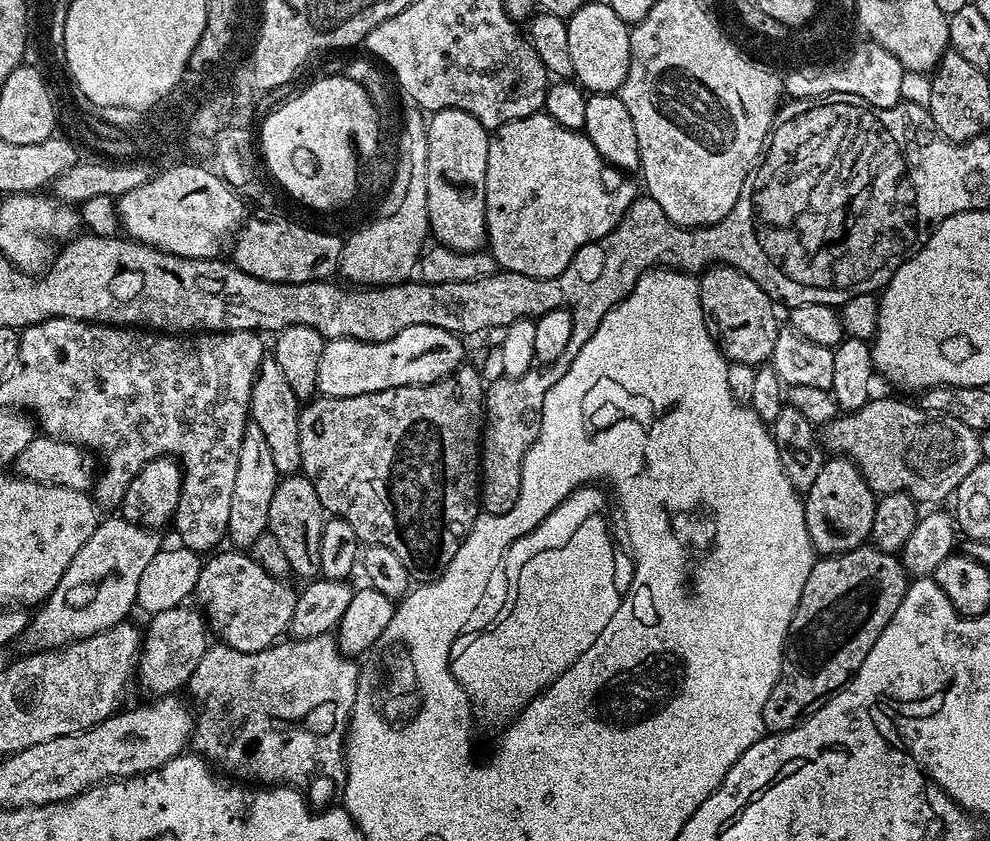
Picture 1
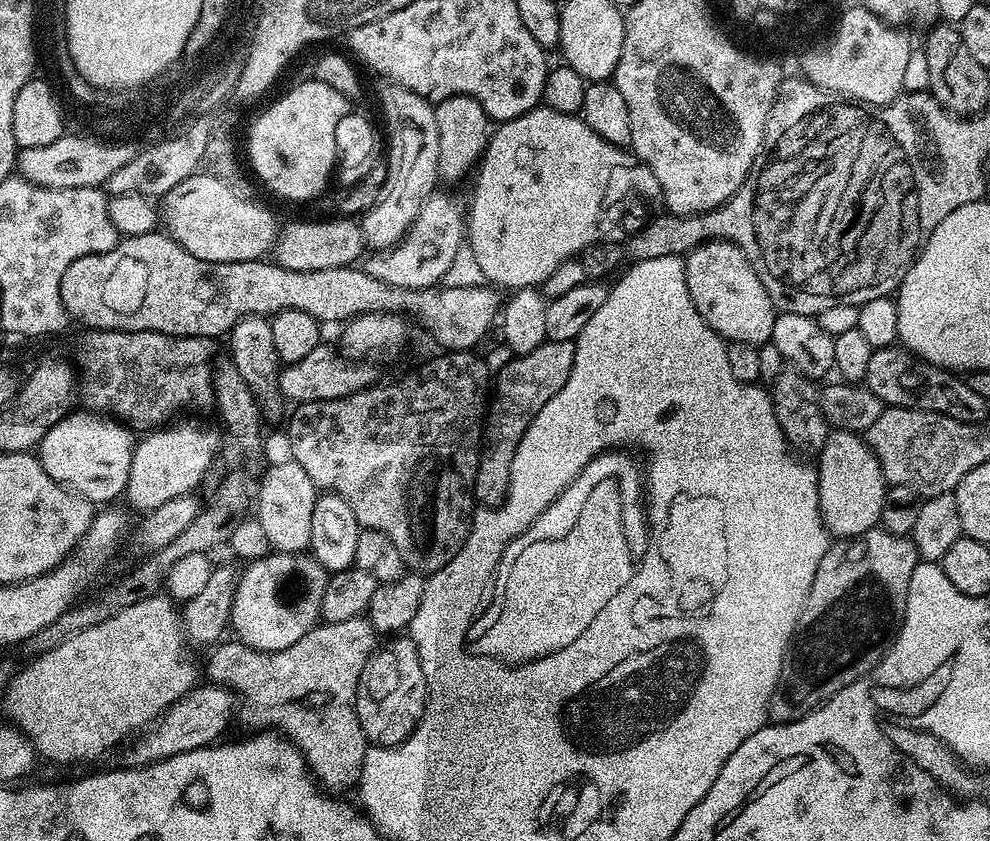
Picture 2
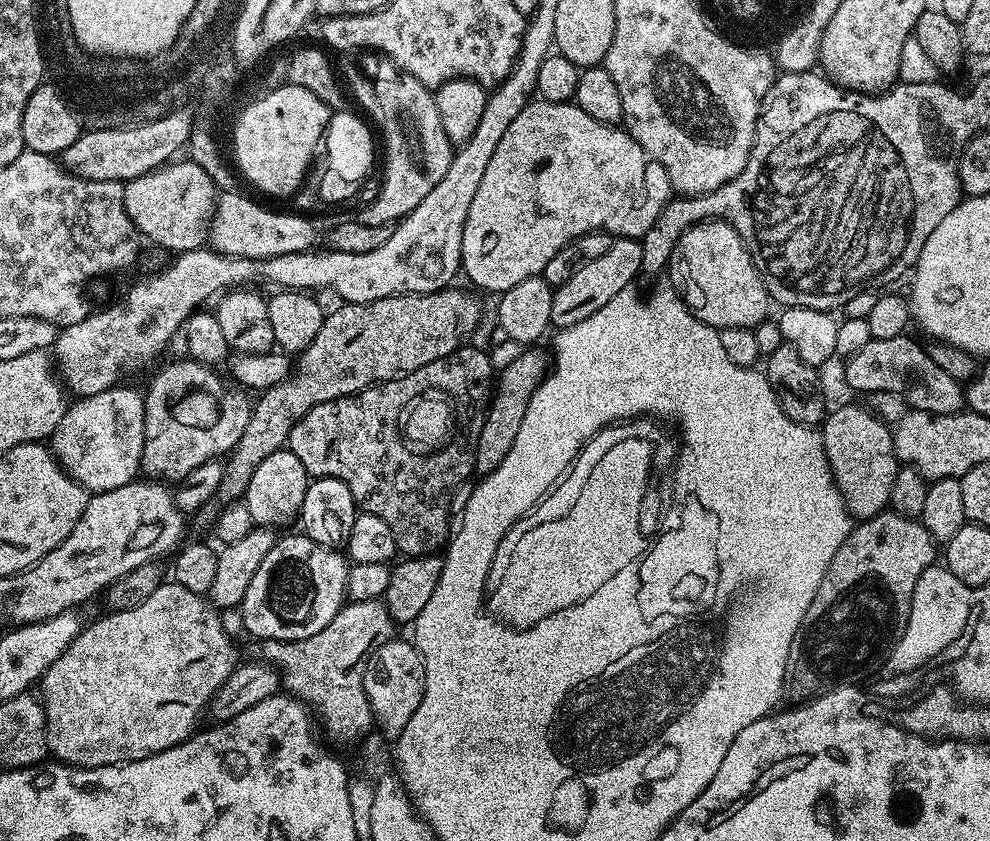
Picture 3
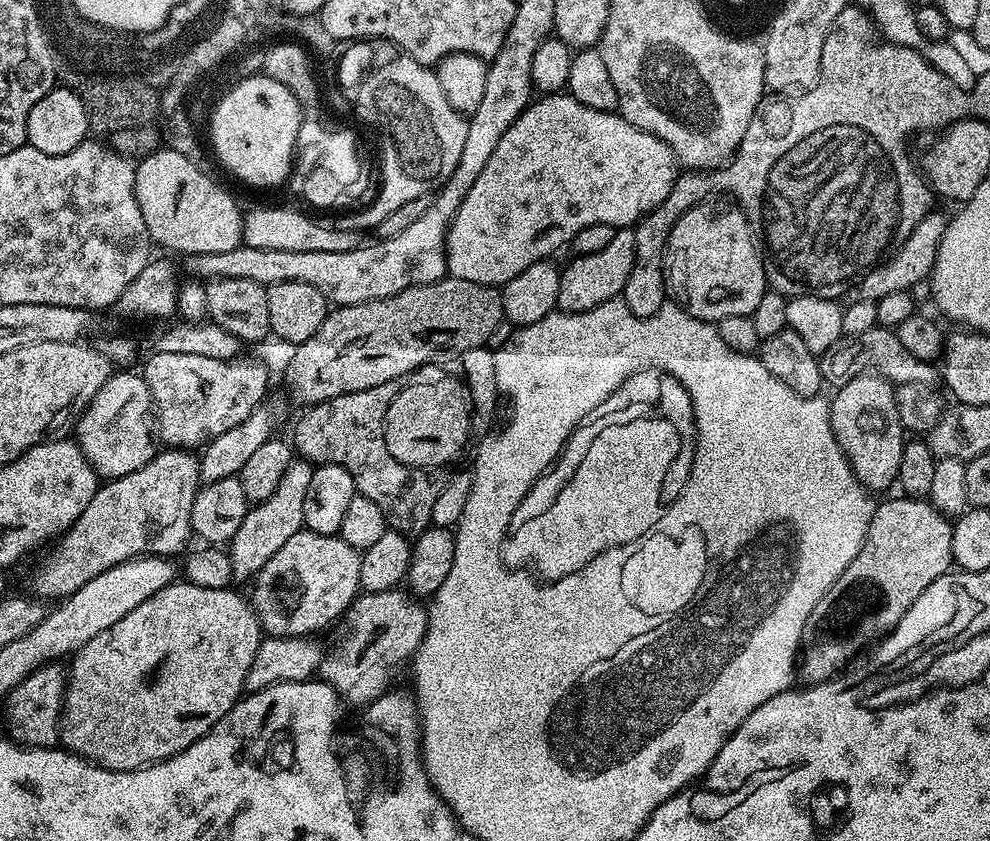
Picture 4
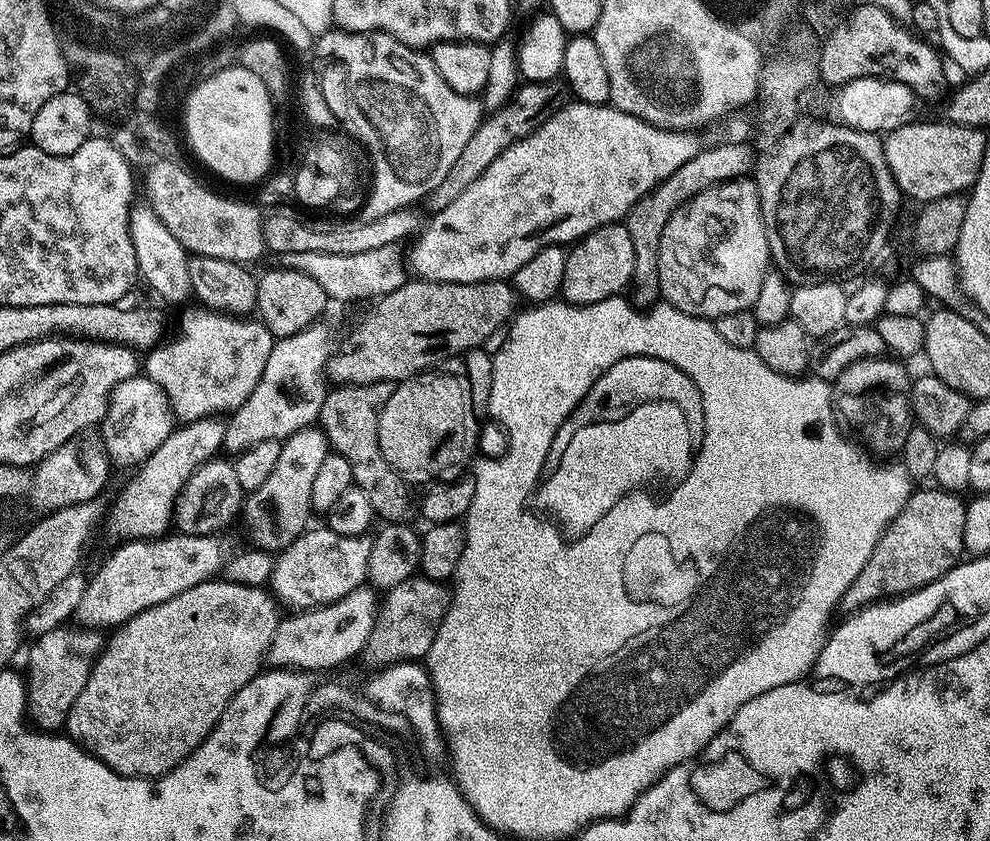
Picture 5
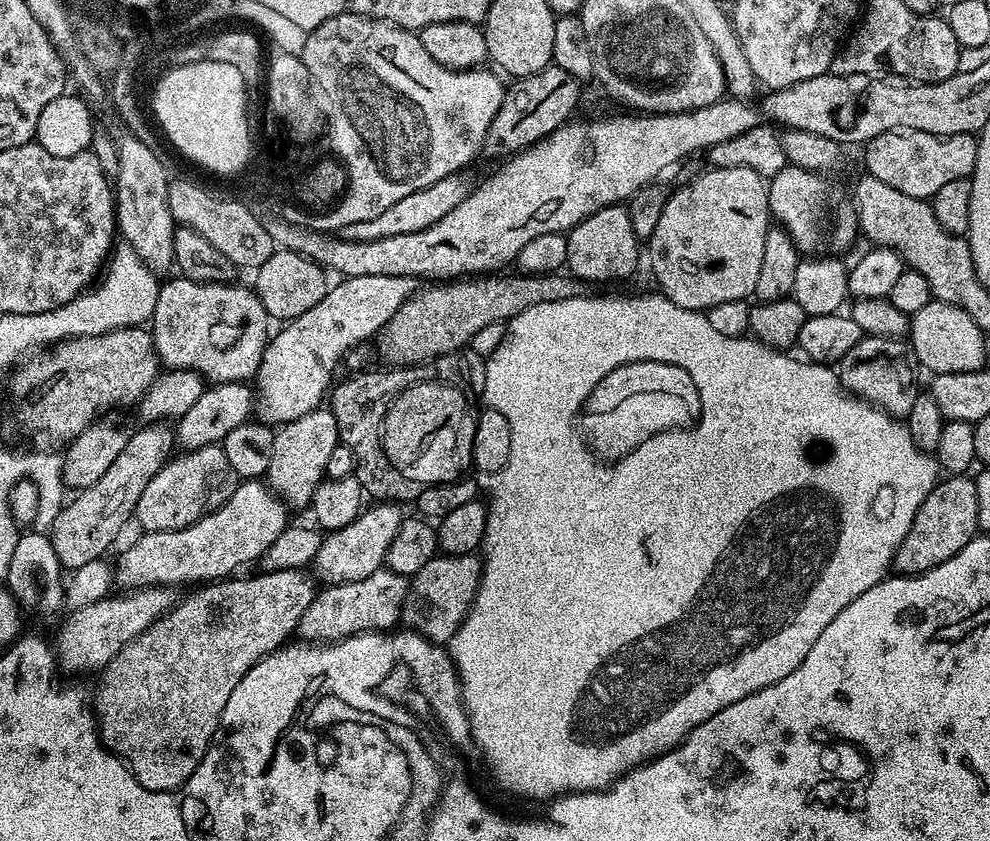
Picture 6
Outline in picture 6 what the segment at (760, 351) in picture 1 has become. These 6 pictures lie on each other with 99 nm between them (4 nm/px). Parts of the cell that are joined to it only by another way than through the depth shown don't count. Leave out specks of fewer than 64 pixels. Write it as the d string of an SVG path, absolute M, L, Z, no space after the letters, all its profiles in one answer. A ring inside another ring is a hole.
M746 166L709 167L707 171L667 197L658 226L646 240L646 260L652 263L652 276L660 283L659 291L670 302L695 312L704 312L722 302L748 300L755 293L770 227L769 181L765 177L746 170Z

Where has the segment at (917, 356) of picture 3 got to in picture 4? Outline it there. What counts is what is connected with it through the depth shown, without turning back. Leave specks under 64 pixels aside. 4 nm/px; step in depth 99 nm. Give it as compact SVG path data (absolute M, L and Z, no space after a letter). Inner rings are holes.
M879 326L871 328L862 333L855 344L856 348L848 348L844 353L840 353L840 350L819 353L820 373L825 382L829 385L832 383L833 389L846 386L846 382L850 382L862 372L875 372L877 376L886 378L894 386L904 383L932 386L937 383L937 365L926 360L919 360L910 354L910 351L902 346L893 329Z

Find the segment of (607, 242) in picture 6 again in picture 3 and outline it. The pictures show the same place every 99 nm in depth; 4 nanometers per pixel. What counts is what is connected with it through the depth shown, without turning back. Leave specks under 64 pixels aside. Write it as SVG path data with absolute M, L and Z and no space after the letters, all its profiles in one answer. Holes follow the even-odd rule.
M616 238L598 258L585 260L580 269L567 282L562 282L552 294L550 302L551 327L559 330L569 328L578 322L586 322L590 314L598 314L610 298L629 291L632 279L639 274L643 265L643 246L636 238Z

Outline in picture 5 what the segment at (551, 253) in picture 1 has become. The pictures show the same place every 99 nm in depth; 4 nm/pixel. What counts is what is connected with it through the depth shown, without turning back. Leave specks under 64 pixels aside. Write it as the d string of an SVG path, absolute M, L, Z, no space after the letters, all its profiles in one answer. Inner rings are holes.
M568 102L556 109L552 115L547 116L543 122L529 136L506 146L486 170L482 170L482 178L474 178L446 210L435 213L431 217L432 221L423 225L422 231L415 237L416 245L412 248L412 258L410 254L410 268L421 280L437 280L438 282L454 282L455 284L473 284L479 280L508 280L519 268L526 266L538 250L542 250L551 244L561 246L571 245L573 242L582 240L589 236L596 228L601 228L607 224L614 224L623 221L630 209L639 199L648 192L654 190L664 179L678 170L678 166L690 162L694 154L701 152L706 146L705 141L700 141L700 136L696 130L681 130L678 128L659 128L650 122L642 122L642 118L634 118L622 110L611 107L608 104L581 104L579 102Z

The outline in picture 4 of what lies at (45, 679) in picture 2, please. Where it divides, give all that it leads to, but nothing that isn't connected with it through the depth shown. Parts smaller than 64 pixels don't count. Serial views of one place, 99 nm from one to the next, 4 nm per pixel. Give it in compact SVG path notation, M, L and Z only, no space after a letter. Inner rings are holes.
M187 582L170 583L158 590L158 594L146 598L142 606L134 606L134 610L126 614L126 618L118 618L118 622L114 622L110 630L102 630L98 638L90 638L90 642L86 642L86 646L79 648L71 657L72 668L70 664L67 669L68 688L64 691L64 710L60 717L60 744L67 751L83 756L85 760L98 764L101 768L108 768L111 772L133 772L139 768L147 768L149 764L169 760L207 734L236 705L237 700L241 699L245 691L246 674L258 654L262 639L260 620L256 616L255 608L234 589L235 587L229 586L210 590Z

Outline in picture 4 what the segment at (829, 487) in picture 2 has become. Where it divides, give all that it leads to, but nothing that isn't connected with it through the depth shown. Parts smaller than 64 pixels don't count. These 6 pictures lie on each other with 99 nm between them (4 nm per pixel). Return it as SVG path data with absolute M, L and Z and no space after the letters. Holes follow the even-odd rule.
M862 372L850 382L846 382L846 386L835 389L834 395L836 397L831 397L828 410L830 426L834 430L834 438L842 450L842 454L846 454L858 482L873 494L886 491L891 484L893 487L900 478L902 450L906 443L906 431L902 422L899 421L898 410L895 406L894 385L886 378L877 376L875 372Z

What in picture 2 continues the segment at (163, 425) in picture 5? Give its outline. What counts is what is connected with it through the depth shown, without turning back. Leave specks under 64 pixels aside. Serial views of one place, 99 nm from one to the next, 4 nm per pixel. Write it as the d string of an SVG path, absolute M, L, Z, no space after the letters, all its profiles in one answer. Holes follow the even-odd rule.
M91 410L76 411L69 411L53 428L46 430L38 445L40 465L42 470L46 470L46 474L50 474L50 478L54 478L54 482L90 501L93 506L111 505L116 499L119 501L123 497L124 487L130 478L130 462L134 447L133 429L107 414Z

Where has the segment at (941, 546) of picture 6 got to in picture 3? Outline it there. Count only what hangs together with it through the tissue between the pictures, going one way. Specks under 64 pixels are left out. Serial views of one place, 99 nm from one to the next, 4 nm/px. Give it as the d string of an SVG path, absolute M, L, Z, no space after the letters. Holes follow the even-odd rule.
M885 510L868 520L859 521L846 542L842 542L842 546L834 554L822 578L822 586L818 586L818 594L814 594L794 634L794 642L790 642L783 699L789 700L787 703L792 706L807 704L834 688L856 684L863 681L860 680L863 676L871 677L906 630L918 578L922 578L925 570L933 567L937 560L937 541L933 540L919 519L899 516L896 512Z

